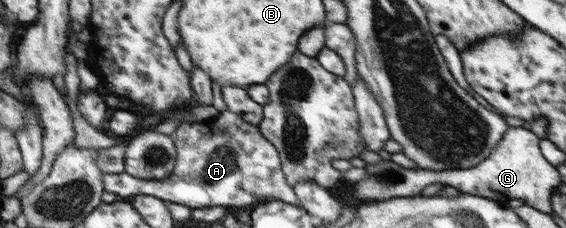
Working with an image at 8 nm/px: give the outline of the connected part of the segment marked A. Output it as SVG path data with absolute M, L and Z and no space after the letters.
M229 110L221 111L215 119L211 119L209 121L209 125L205 125L205 129L207 131L203 131L203 125L201 122L183 122L177 129L169 136L173 138L173 143L175 144L175 150L177 150L177 157L175 157L174 169L171 174L167 177L155 180L155 179L141 179L137 176L132 176L130 173L104 173L104 183L105 190L109 193L114 193L116 196L120 196L121 198L131 198L132 196L138 195L151 195L156 199L162 200L167 203L177 203L179 205L185 205L185 207L189 207L190 209L203 209L208 207L234 207L239 209L253 209L255 206L259 204L263 204L264 202L271 201L284 201L284 203L297 204L298 207L303 209L302 205L300 205L300 200L297 198L296 192L289 187L289 183L287 183L287 178L285 178L283 164L279 163L279 152L276 150L276 147L268 140L268 138L260 131L258 126L255 126L249 123L247 120L241 119L240 115L236 113L230 112Z

